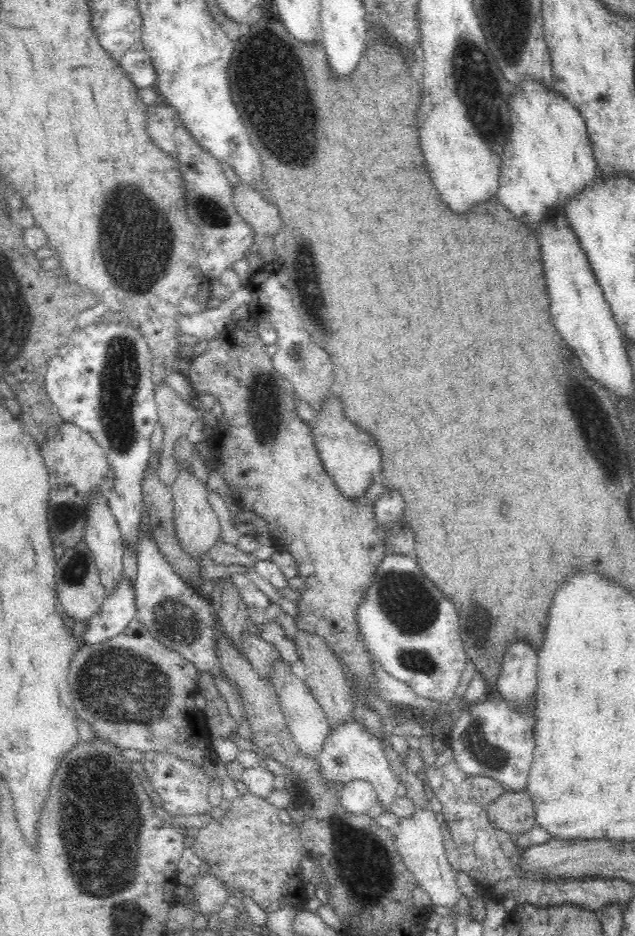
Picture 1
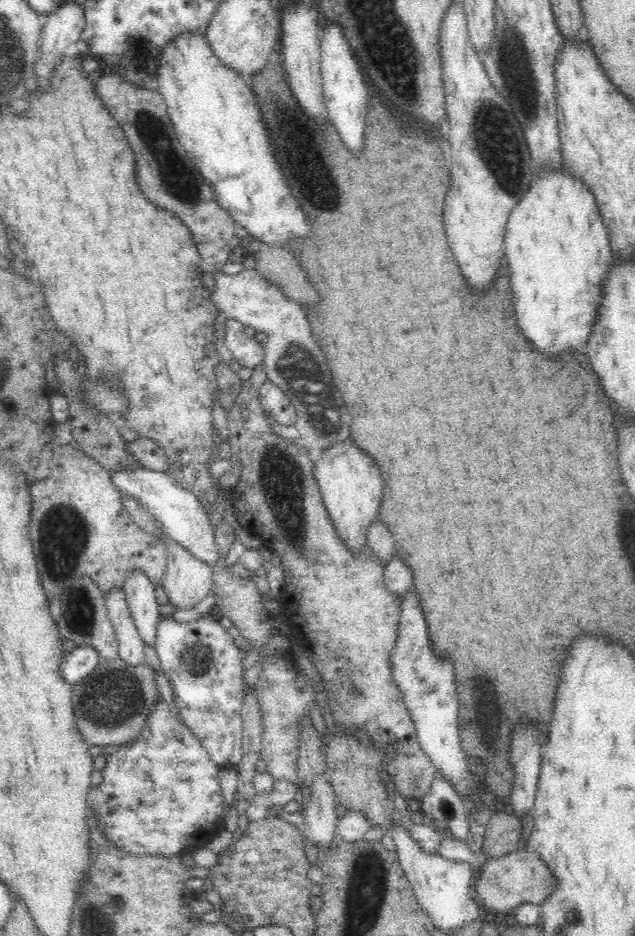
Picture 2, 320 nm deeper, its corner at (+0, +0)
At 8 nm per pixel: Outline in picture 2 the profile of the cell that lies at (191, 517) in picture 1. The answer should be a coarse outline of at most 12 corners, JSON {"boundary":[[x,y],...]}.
{"boundary":[[167,534],[161,580],[168,603],[190,610],[212,589],[212,567]]}

